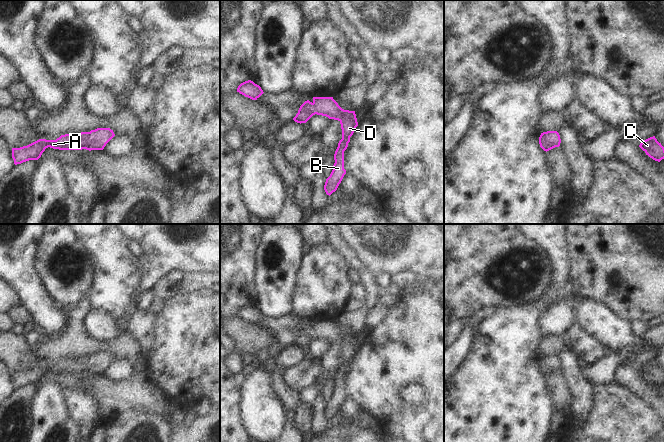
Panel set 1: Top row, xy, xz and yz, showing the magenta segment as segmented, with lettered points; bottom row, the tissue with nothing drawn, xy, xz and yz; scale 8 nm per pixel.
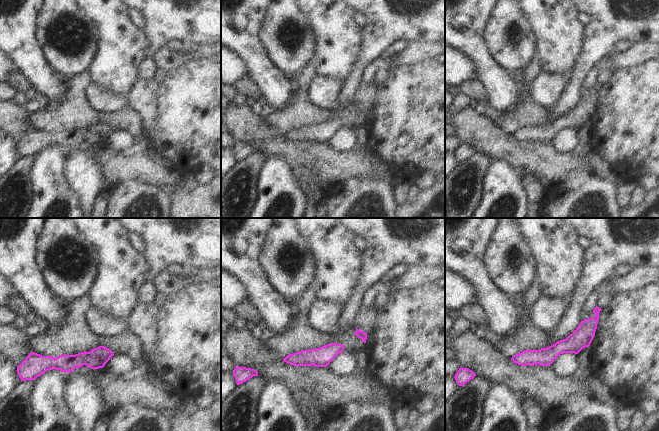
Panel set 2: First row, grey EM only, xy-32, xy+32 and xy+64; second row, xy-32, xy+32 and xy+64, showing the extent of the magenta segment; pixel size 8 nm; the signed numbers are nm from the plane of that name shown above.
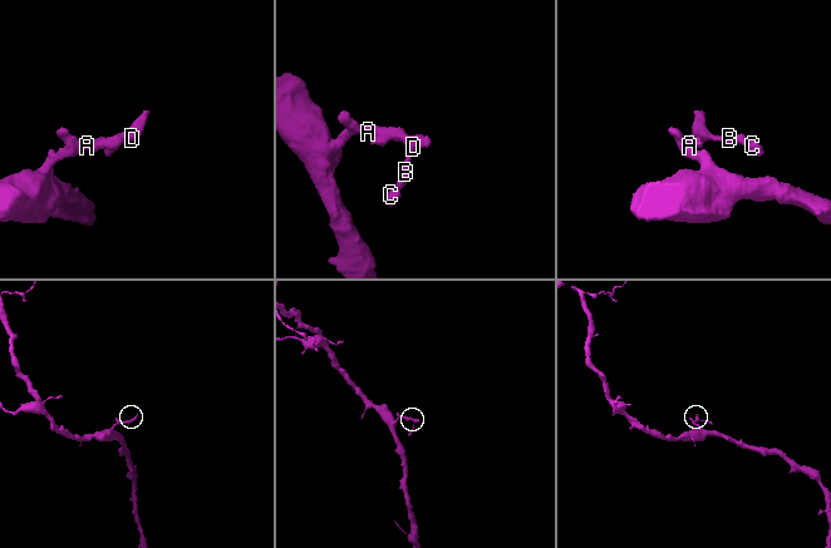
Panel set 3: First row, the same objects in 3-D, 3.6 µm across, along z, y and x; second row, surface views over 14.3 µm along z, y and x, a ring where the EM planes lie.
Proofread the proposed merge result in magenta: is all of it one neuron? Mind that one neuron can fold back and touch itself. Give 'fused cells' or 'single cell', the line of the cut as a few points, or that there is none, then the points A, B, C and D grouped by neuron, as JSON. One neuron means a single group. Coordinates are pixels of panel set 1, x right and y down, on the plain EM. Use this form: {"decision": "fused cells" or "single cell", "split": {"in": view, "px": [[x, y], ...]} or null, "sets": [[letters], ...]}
{"decision": "single cell", "split": null, "sets": [["A", "B", "C", "D"]]}

